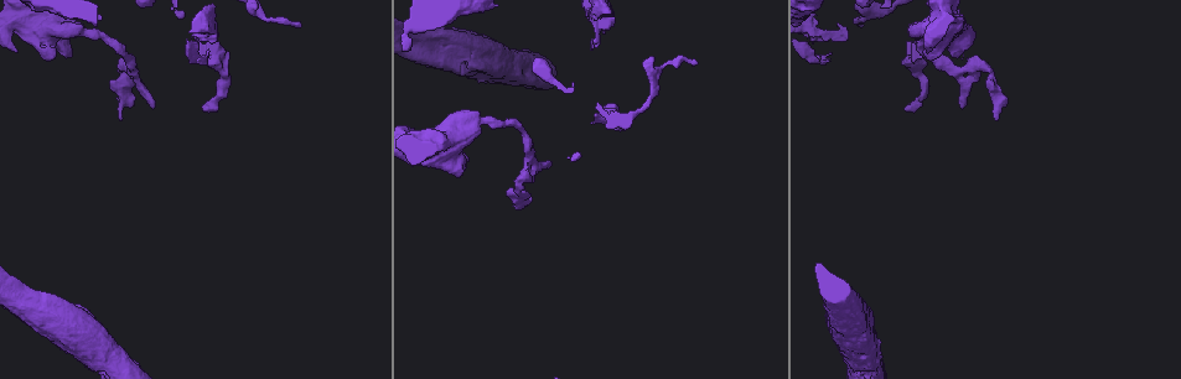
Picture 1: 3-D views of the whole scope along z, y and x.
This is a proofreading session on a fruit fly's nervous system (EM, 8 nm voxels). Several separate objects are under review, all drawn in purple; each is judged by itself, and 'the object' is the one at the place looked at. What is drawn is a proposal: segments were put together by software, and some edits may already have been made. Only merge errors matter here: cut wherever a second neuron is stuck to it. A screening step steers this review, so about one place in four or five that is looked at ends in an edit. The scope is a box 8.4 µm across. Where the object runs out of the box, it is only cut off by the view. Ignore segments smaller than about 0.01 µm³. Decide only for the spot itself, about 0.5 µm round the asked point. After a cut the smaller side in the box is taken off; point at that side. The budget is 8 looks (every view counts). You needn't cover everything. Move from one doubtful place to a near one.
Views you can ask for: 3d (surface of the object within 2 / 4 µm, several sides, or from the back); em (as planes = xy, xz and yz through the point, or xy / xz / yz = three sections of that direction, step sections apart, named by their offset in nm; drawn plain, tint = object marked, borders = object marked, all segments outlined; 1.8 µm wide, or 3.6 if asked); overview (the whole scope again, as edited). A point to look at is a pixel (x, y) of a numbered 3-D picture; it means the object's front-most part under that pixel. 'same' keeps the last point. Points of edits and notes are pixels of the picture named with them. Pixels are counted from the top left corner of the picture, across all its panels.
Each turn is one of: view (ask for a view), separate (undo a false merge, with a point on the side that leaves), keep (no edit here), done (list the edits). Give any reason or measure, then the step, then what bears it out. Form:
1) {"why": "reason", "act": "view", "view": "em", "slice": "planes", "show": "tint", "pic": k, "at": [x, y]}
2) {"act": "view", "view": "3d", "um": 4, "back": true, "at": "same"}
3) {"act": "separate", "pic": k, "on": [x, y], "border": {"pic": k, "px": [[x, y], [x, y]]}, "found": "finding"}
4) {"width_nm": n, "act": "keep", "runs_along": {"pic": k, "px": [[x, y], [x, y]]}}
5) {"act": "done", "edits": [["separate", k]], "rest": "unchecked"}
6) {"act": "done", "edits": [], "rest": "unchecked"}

{"why": "thick turns thin", "act": "view", "view": "3d", "um": 2, "pic": 1, "at": [812, 34]}

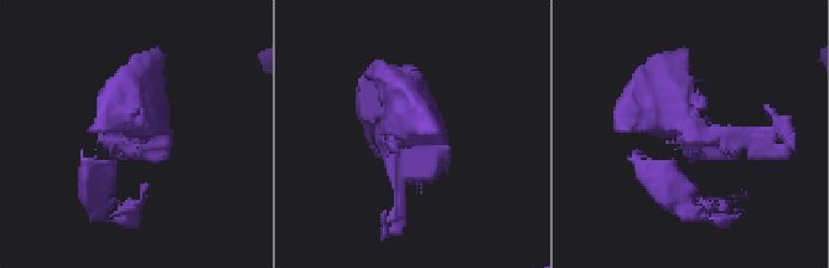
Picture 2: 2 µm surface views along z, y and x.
{"why": "shape alone is not enough", "act": "view", "view": "em", "slice": "xz", "step": 16, "show": "tint", "pic": 2, "at": [686, 135]}

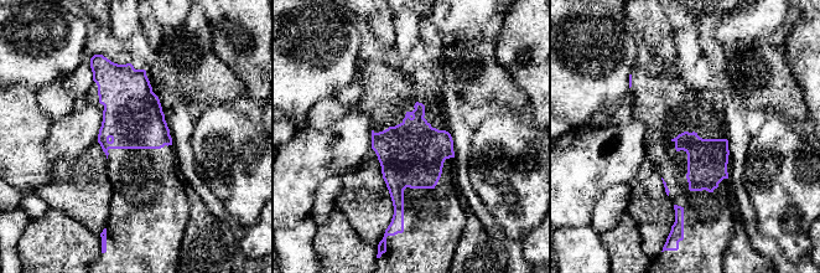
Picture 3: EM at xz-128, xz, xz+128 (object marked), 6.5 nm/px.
{"why": "another direction", "act": "view", "view": "em", "slice": "planes", "show": "tint", "at": "same"}

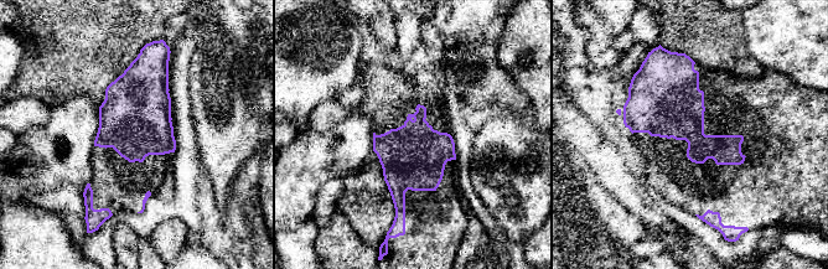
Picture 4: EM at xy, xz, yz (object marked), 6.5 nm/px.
{"width_nm": 300, "act": "keep", "found": "continuous, no second neuron"}

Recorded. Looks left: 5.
{"why": "thin neck", "act": "view", "view": "3d", "um": 4, "pic": 1, "at": [957, 72]}

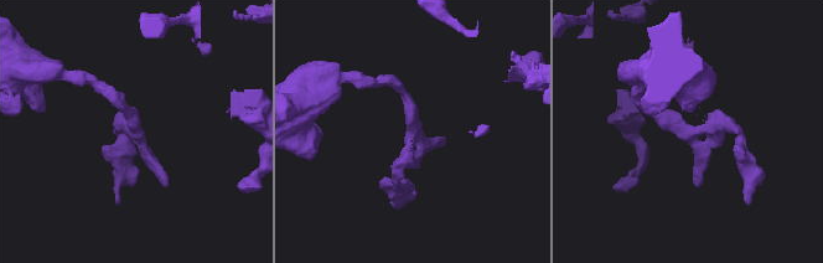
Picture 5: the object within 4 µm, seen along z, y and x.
{"why": "need the tissue", "act": "view", "view": "em", "slice": "yz", "step": 8, "show": "tint", "pic": 5, "at": [414, 131]}

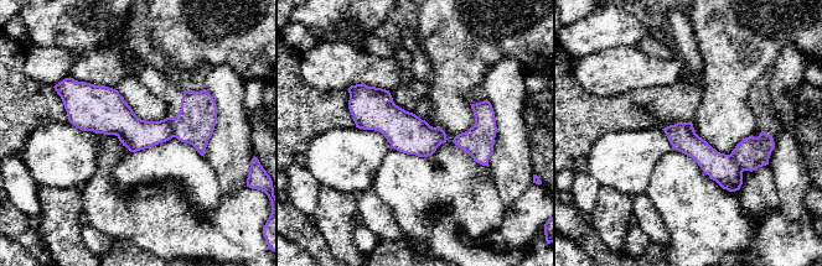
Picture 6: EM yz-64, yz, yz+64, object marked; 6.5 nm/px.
{"width_nm": 180, "act": "separate", "pic": 6, "on": [195, 124], "border": {"pic": 6, "px": [[165, 119], [174, 136]]}, "found": "a second neuron is stuck on"}

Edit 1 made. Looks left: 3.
{"act": "done", "edits": [["separate", 6]], "rest": "unchecked"}

